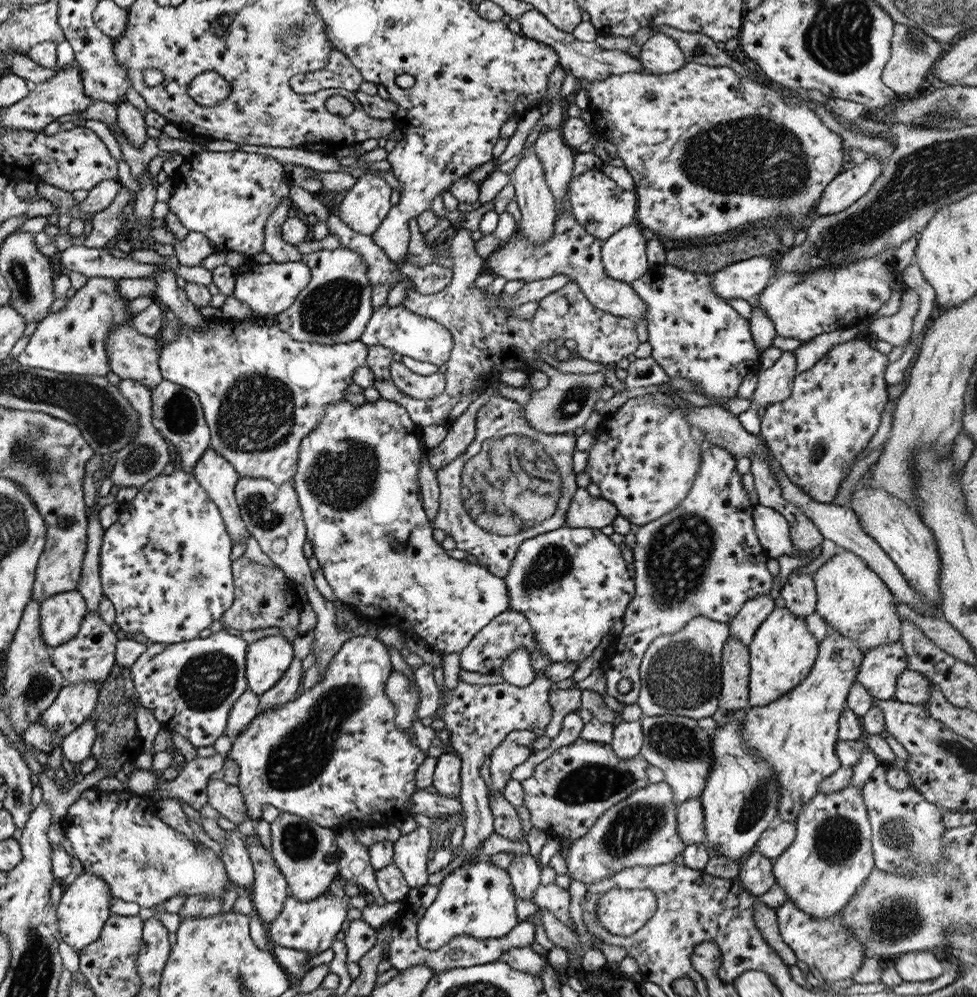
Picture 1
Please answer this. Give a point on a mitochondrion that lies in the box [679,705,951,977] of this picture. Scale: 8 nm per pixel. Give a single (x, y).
(896, 920)

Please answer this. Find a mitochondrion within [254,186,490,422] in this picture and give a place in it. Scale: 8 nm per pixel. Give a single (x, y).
(326, 312)

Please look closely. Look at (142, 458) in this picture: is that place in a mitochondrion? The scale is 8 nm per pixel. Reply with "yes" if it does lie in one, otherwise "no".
yes

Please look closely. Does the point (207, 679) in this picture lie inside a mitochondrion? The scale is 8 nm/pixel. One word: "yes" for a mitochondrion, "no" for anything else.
yes

